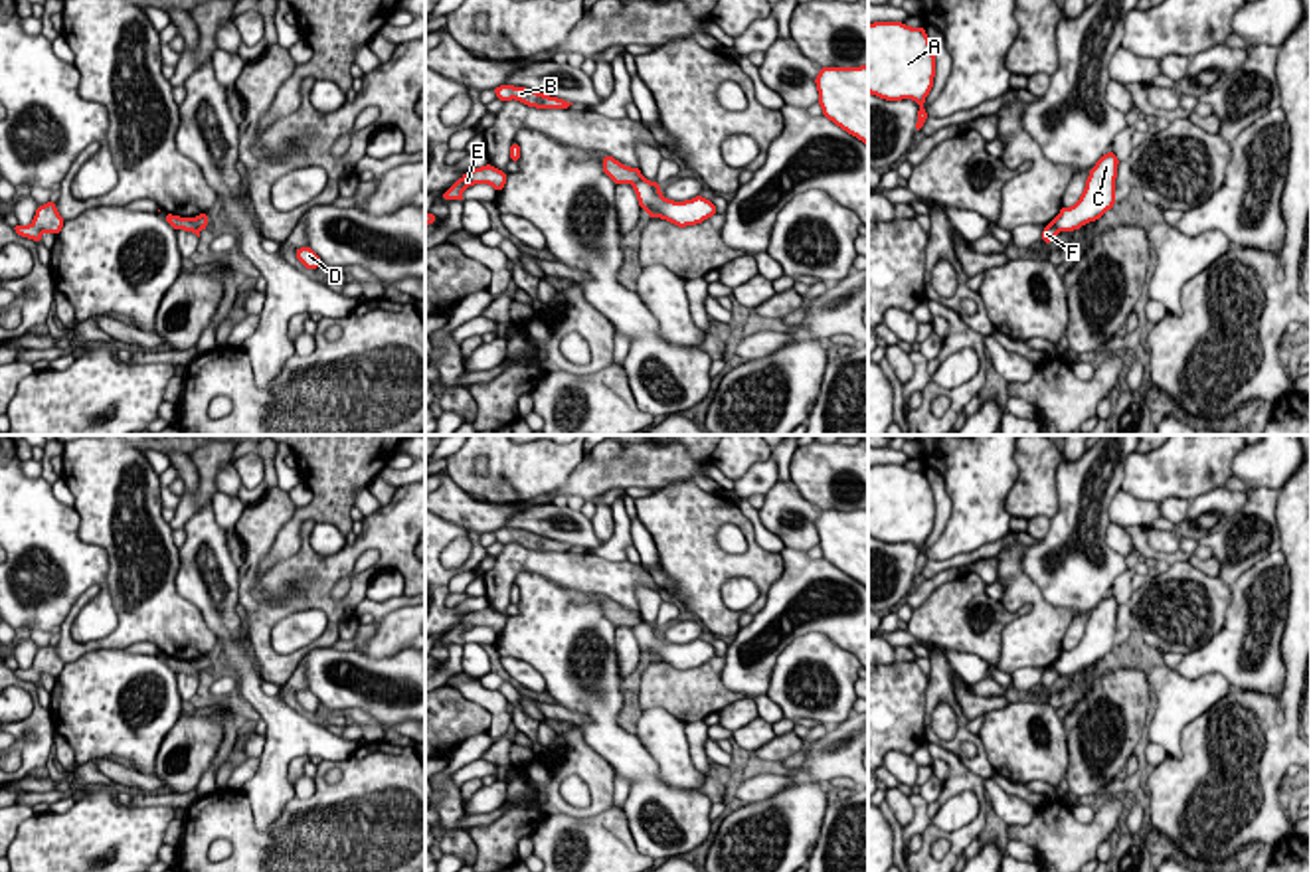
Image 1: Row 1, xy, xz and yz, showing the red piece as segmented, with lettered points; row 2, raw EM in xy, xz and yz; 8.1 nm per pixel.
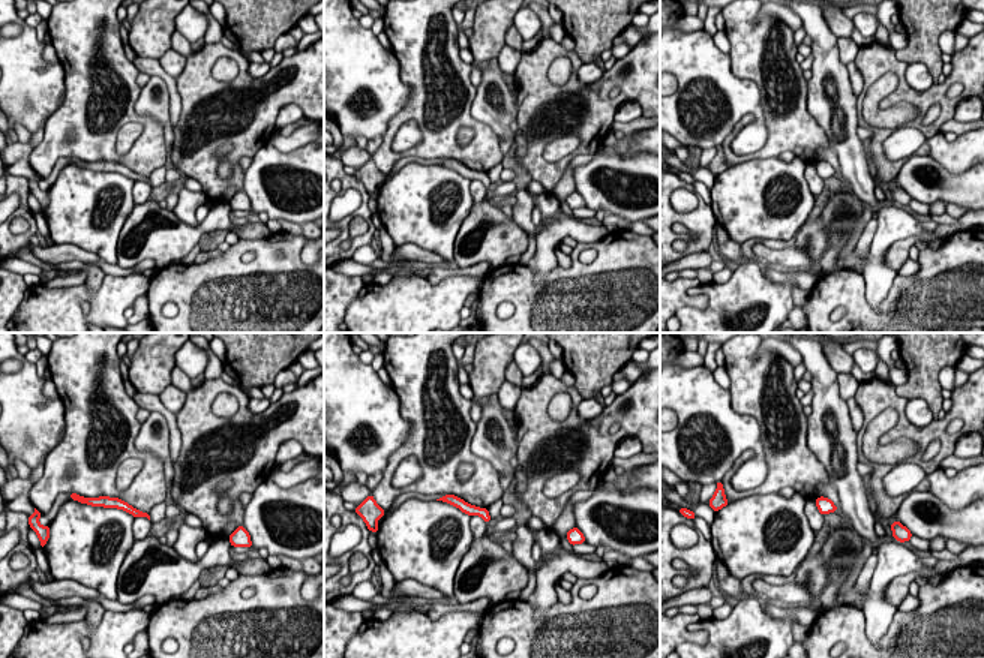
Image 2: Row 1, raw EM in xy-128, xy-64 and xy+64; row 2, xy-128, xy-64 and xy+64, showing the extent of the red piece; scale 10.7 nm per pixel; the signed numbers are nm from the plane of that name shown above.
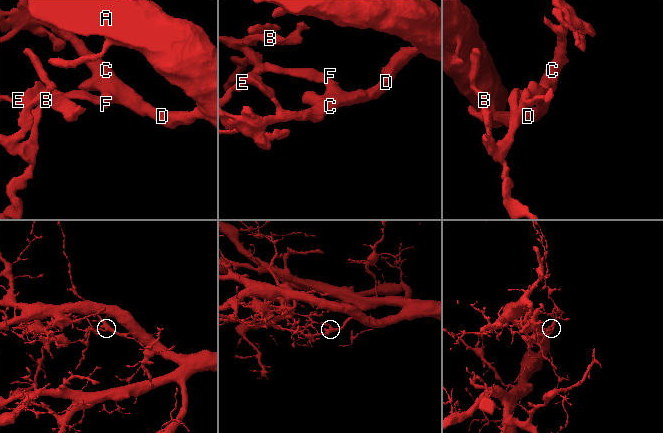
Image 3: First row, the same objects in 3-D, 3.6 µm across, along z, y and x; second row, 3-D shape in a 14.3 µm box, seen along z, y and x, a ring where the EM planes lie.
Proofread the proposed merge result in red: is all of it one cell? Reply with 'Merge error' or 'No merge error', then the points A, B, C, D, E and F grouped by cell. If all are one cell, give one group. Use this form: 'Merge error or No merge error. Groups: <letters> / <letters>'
Merge error. Groups: A C D / B E F

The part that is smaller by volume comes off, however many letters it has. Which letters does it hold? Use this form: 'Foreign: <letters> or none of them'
Foreign: B, E, F

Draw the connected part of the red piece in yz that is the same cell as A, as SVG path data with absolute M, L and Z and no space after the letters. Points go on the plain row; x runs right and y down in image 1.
M902 465L868 469L868 536L886 544L918 544L916 575L927 562L923 546L933 520L935 498L923 471L910 471Z

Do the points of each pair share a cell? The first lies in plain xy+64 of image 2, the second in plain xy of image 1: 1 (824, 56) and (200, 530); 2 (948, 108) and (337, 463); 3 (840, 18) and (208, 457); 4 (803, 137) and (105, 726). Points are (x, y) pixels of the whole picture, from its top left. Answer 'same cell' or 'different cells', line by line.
1: same cell
2: different cells
3: different cells
4: different cells

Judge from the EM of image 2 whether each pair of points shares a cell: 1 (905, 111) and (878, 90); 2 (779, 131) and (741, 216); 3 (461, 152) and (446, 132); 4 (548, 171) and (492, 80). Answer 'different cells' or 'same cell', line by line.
1: same cell
2: different cells
3: same cell
4: different cells

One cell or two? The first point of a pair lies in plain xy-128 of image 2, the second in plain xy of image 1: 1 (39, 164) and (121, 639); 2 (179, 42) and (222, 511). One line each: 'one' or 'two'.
1: one
2: two

